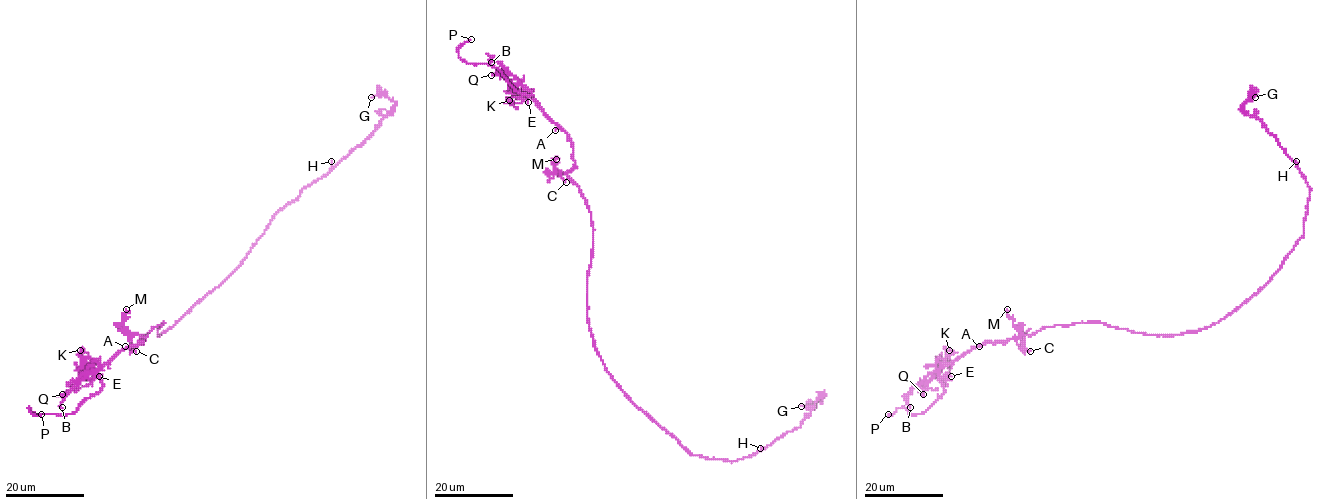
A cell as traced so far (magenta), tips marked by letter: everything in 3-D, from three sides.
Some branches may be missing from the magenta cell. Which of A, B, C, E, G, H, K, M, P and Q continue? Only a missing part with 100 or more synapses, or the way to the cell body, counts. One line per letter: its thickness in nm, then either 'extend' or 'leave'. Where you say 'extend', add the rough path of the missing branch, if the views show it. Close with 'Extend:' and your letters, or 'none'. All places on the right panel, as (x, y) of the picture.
A: calibre 110 nm; leave
B: calibre 80 nm; leave
C: calibre 90 nm; leave
E: calibre 150 nm; leave
G: calibre 150 nm; leave
H: calibre 110 nm; leave
K: calibre 120 nm; leave
M: calibre 130 nm; leave
P: calibre 240 nm; extend
Q: calibre 150 nm; leave
Extend: P

